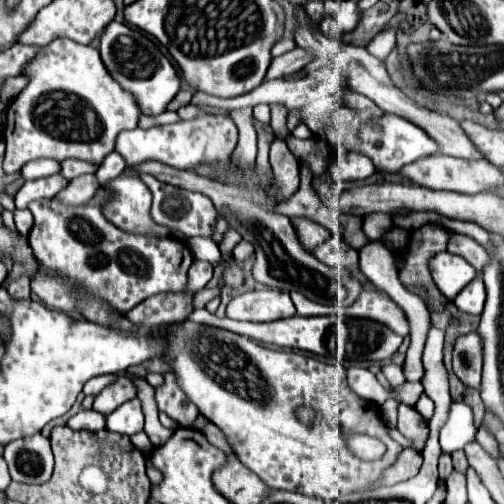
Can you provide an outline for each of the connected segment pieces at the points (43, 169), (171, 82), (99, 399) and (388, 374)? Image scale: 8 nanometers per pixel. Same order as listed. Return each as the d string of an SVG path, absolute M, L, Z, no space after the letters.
M39 158L39 160L31 160L29 164L25 164L21 168L21 176L25 180L35 180L35 178L45 178L51 174L57 174L61 170L61 164L57 160L51 158Z
M111 22L105 32L99 38L99 52L105 68L113 76L113 80L119 82L119 86L133 94L137 106L143 114L155 116L165 112L167 104L173 100L173 96L179 92L179 76L175 74L175 68L171 62L159 52L159 48L141 32L131 30L125 24Z
M119 376L115 384L111 384L101 394L95 396L93 410L101 412L101 414L109 414L115 408L119 408L123 402L133 400L135 396L137 396L137 386L133 384L133 380L129 380L127 376Z
M385 364L385 366L381 368L381 372L385 374L385 378L389 380L391 386L401 386L401 384L405 382L403 370L401 370L401 366L397 366L397 364Z

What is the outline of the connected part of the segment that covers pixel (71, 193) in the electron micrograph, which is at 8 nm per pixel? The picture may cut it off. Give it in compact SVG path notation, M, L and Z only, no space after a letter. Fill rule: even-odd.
M83 174L83 176L73 178L69 186L57 194L57 198L69 206L81 206L93 198L97 188L99 188L99 182L95 174Z

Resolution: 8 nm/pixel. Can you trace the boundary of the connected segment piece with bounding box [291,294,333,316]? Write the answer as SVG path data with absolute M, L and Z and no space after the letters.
M291 294L291 300L297 308L297 314L301 316L323 316L323 314L333 314L333 306L319 306L317 302L307 300L303 294Z

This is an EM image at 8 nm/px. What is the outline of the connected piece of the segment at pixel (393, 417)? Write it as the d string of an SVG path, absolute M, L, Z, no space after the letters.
M387 400L383 406L381 406L381 412L383 412L383 418L387 420L387 424L391 428L397 426L397 400Z

